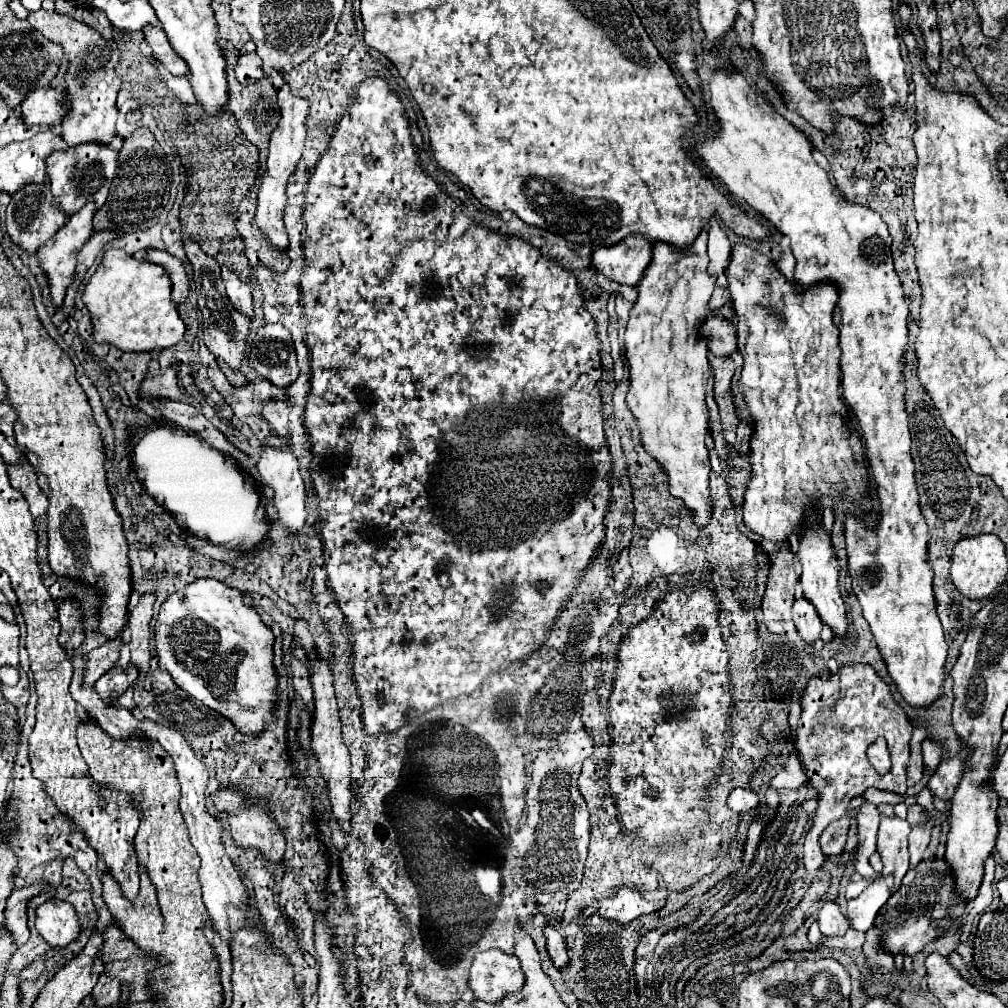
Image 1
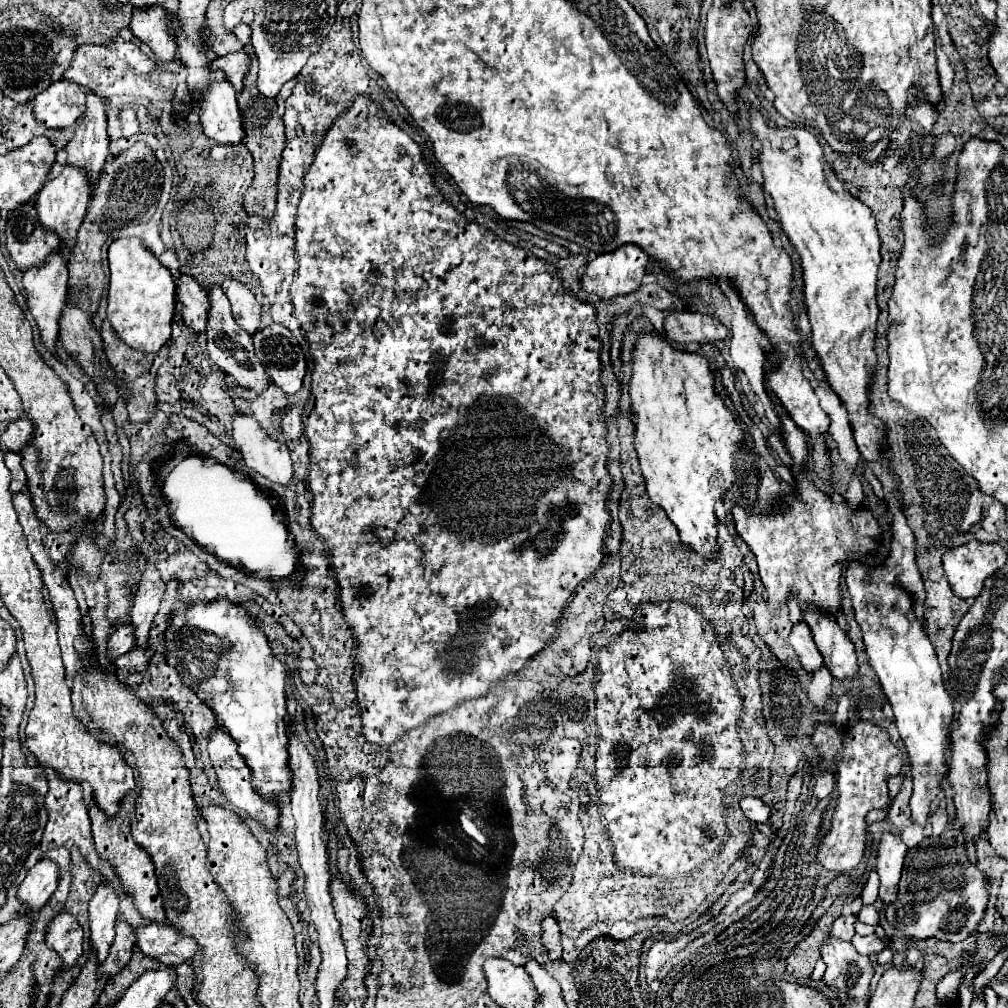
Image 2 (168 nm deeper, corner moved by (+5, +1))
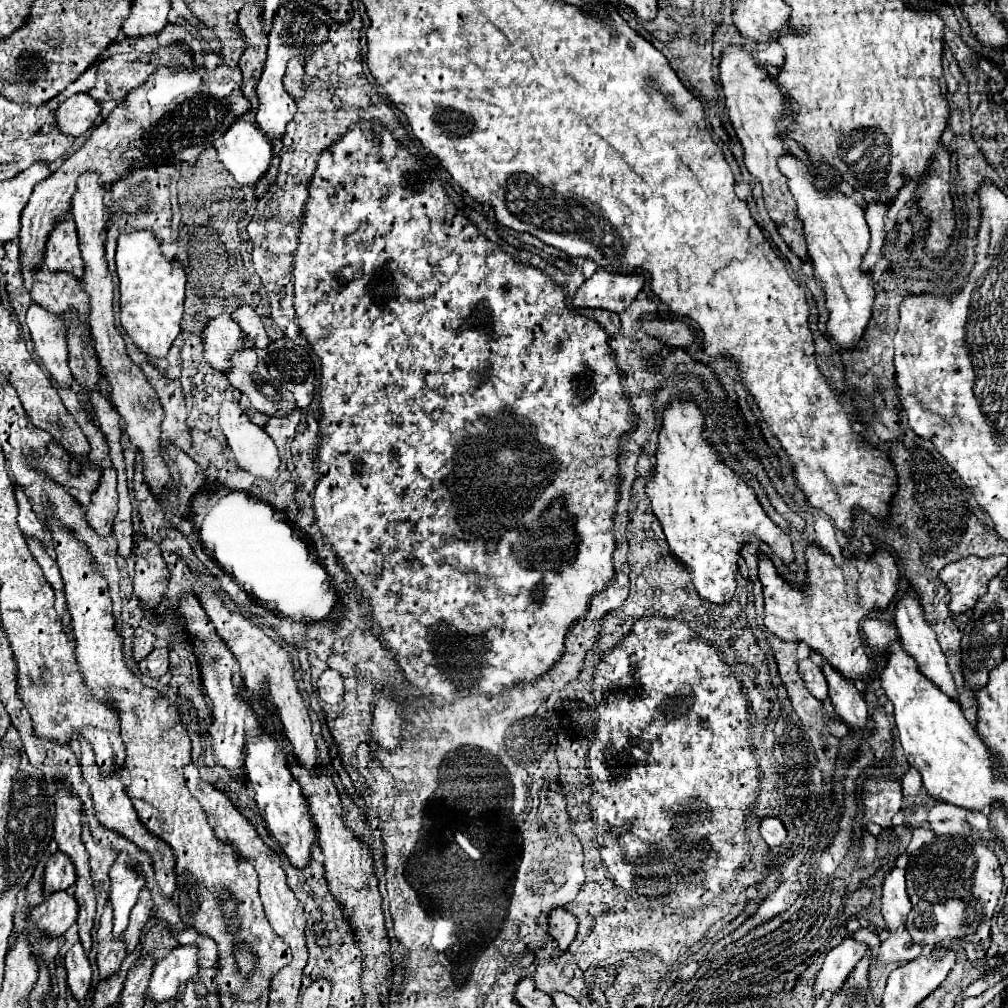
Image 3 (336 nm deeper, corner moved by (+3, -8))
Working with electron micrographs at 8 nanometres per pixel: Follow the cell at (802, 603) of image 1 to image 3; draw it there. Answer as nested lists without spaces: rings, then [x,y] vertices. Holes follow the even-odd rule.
[[[800,660],[798,662],[798,672],[806,684],[806,688],[818,698],[818,700],[826,700],[828,698],[828,684],[826,684],[826,678],[822,674],[822,670],[810,660]]]

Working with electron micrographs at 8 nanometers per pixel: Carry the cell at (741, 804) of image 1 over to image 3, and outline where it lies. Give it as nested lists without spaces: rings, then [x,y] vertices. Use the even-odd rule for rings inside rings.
[[[762,818],[760,820],[760,834],[764,838],[764,842],[770,846],[770,848],[778,848],[784,844],[786,840],[786,830],[782,826],[782,822],[778,818]]]

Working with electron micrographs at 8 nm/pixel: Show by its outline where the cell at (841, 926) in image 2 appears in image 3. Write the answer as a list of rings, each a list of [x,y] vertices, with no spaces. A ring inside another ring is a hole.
[[[844,938],[836,948],[832,948],[818,972],[818,980],[814,986],[814,994],[820,996],[824,990],[838,992],[838,986],[844,982],[846,974],[856,966],[858,958],[862,958],[866,944],[860,944],[852,938]]]

